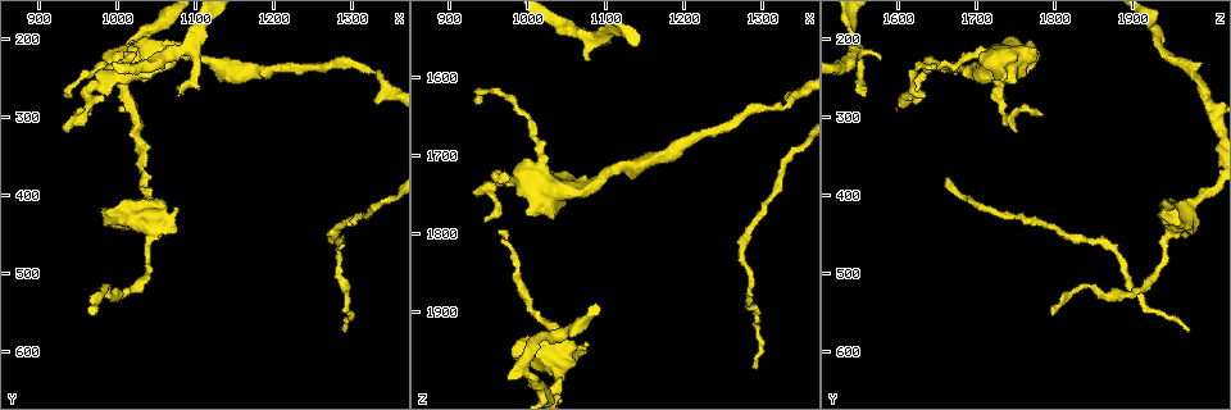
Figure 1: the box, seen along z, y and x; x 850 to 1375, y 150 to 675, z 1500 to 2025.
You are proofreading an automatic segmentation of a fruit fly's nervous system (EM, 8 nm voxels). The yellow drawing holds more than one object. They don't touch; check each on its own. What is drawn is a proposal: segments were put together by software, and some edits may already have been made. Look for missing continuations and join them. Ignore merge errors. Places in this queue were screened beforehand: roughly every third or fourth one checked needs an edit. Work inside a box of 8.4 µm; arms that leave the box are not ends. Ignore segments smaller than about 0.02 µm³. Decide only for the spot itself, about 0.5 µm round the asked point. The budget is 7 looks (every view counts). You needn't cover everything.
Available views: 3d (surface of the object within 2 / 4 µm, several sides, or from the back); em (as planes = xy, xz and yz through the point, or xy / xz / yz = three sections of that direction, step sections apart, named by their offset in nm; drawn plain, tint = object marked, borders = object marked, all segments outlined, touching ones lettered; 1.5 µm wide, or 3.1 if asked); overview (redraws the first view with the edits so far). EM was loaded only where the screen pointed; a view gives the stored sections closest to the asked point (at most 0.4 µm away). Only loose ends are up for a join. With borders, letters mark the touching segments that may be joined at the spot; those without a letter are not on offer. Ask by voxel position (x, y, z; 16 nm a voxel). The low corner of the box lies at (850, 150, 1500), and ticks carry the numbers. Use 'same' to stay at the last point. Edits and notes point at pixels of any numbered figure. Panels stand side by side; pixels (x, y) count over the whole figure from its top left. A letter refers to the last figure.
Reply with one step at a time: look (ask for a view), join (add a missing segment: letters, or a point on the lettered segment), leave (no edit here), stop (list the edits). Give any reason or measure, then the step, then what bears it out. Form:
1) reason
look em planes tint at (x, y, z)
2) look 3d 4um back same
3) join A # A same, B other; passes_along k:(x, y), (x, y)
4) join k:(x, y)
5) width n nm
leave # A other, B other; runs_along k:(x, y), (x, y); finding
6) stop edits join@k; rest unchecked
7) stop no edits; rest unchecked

free end
look 3d 4um at (1080, 220, 1575)

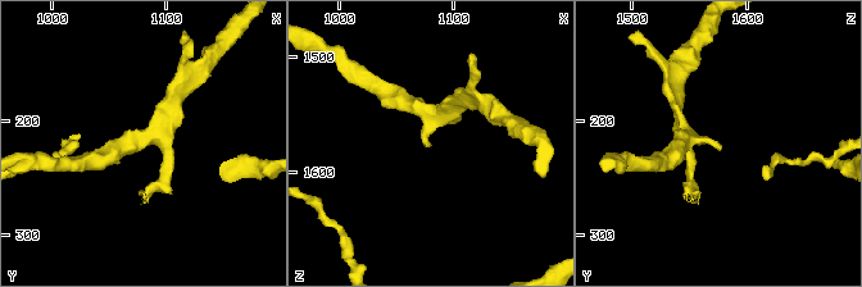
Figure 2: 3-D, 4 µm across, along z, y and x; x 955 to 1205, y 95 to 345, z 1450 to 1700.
arm_widths 200, 240 nm; need the tissue
look em planes borders at (1080, 226, 1576)

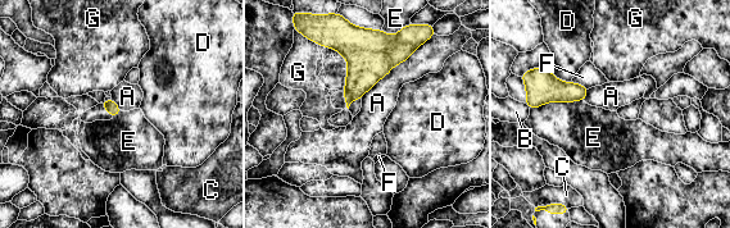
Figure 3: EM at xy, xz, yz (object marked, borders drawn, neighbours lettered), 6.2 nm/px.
longest_contact A 480 nm
leave # A other, B other, C other, D other, E other, F other, G other; border 3:(583, 100), (547, 101), (530, 109); none of them fits

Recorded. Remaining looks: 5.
tapers out
look em planes borders at (960, 550, 1795)

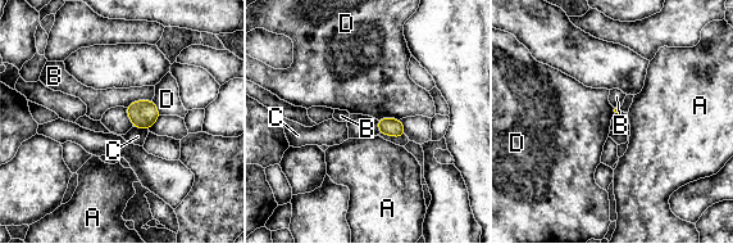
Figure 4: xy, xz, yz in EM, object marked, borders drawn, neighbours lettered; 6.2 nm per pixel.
leave # A other, B other, C other, D other; border 4:(399, 118), (377, 120); no lettered segment goes on from it

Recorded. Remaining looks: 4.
tapers out
look 3d 2um at (935, 325, 1755)

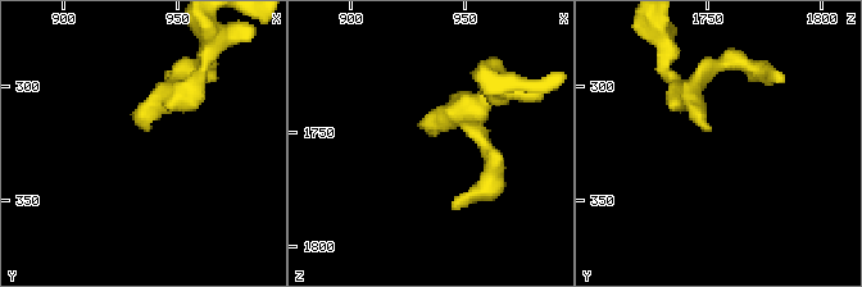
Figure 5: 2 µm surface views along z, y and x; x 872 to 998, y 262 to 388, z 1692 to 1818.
look em planes tint at (935, 320, 1751)

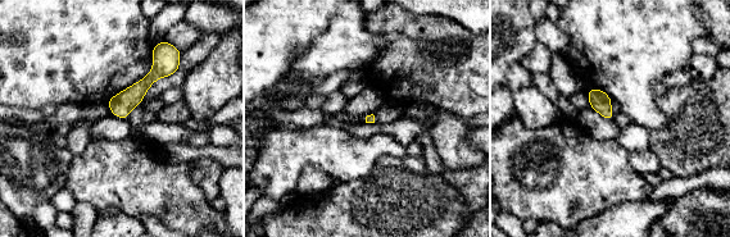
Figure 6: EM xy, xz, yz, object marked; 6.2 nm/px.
what lies round it
look em planes borders same

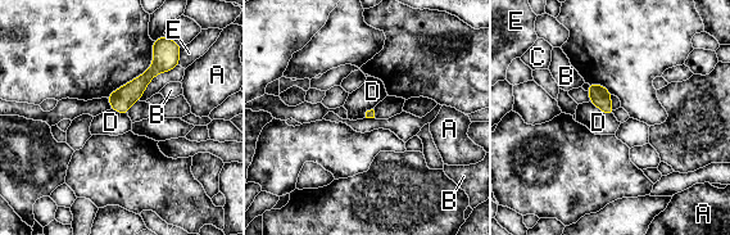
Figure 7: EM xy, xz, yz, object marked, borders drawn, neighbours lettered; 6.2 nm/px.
leave # A other, B other, C other, D other, E other; no lettered segment goes on from it

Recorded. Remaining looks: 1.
stop no edits; rest unchecked

